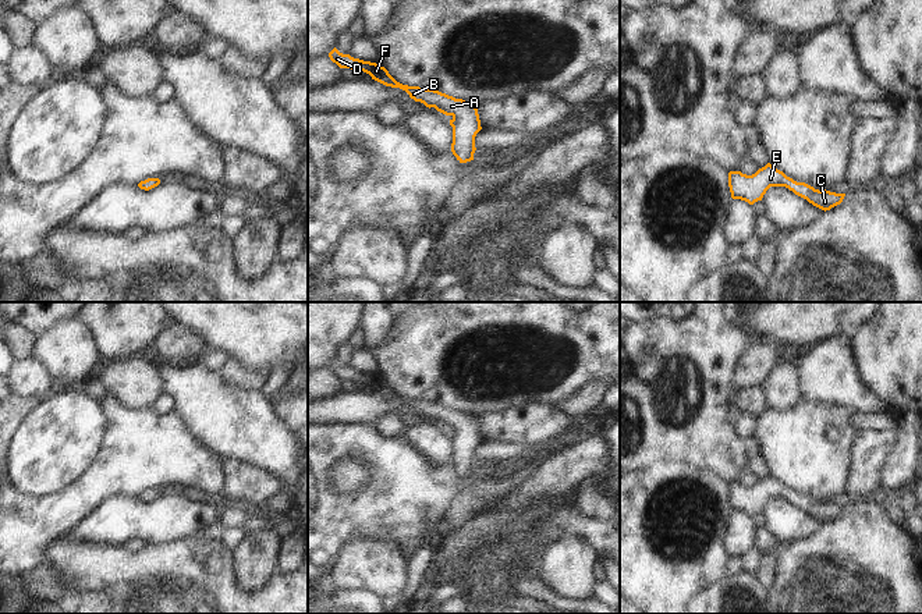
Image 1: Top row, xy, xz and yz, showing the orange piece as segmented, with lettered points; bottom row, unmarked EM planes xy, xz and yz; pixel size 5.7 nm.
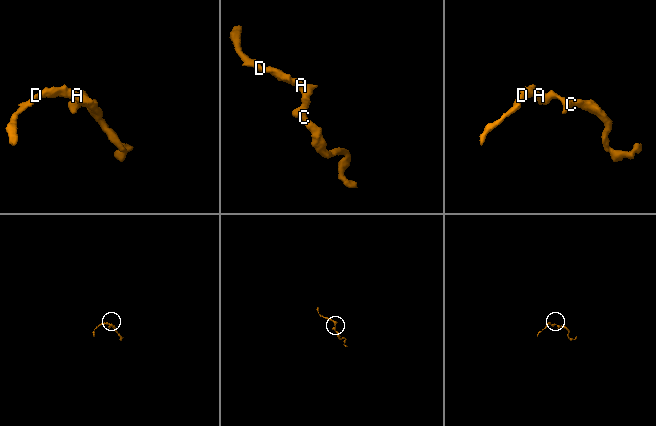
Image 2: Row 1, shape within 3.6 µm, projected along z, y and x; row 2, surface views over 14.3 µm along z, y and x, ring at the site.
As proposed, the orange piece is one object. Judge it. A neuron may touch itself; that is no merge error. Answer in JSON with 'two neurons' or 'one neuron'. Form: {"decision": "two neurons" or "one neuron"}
{"decision": "one neuron"}

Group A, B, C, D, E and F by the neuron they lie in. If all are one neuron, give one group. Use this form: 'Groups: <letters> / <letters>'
Groups: A B C D E F

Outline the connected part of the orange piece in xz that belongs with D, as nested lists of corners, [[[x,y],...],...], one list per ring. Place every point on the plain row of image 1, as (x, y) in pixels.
[[[336,359],[329,365],[329,369],[340,380],[364,383],[369,386],[372,391],[386,398],[405,402],[415,414],[421,414],[429,420],[435,419],[437,423],[451,427],[451,464],[460,475],[474,472],[474,465],[476,462],[475,448],[482,441],[478,420],[474,414],[455,411],[435,401],[421,401],[419,398],[403,397],[397,394],[384,379],[380,379],[376,375],[354,370],[350,366],[343,366]]]

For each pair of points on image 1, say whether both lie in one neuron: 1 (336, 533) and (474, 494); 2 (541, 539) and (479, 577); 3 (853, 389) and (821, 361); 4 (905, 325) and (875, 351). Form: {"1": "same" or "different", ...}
{"1": "same", "2": "same", "3": "same", "4": "same"}

